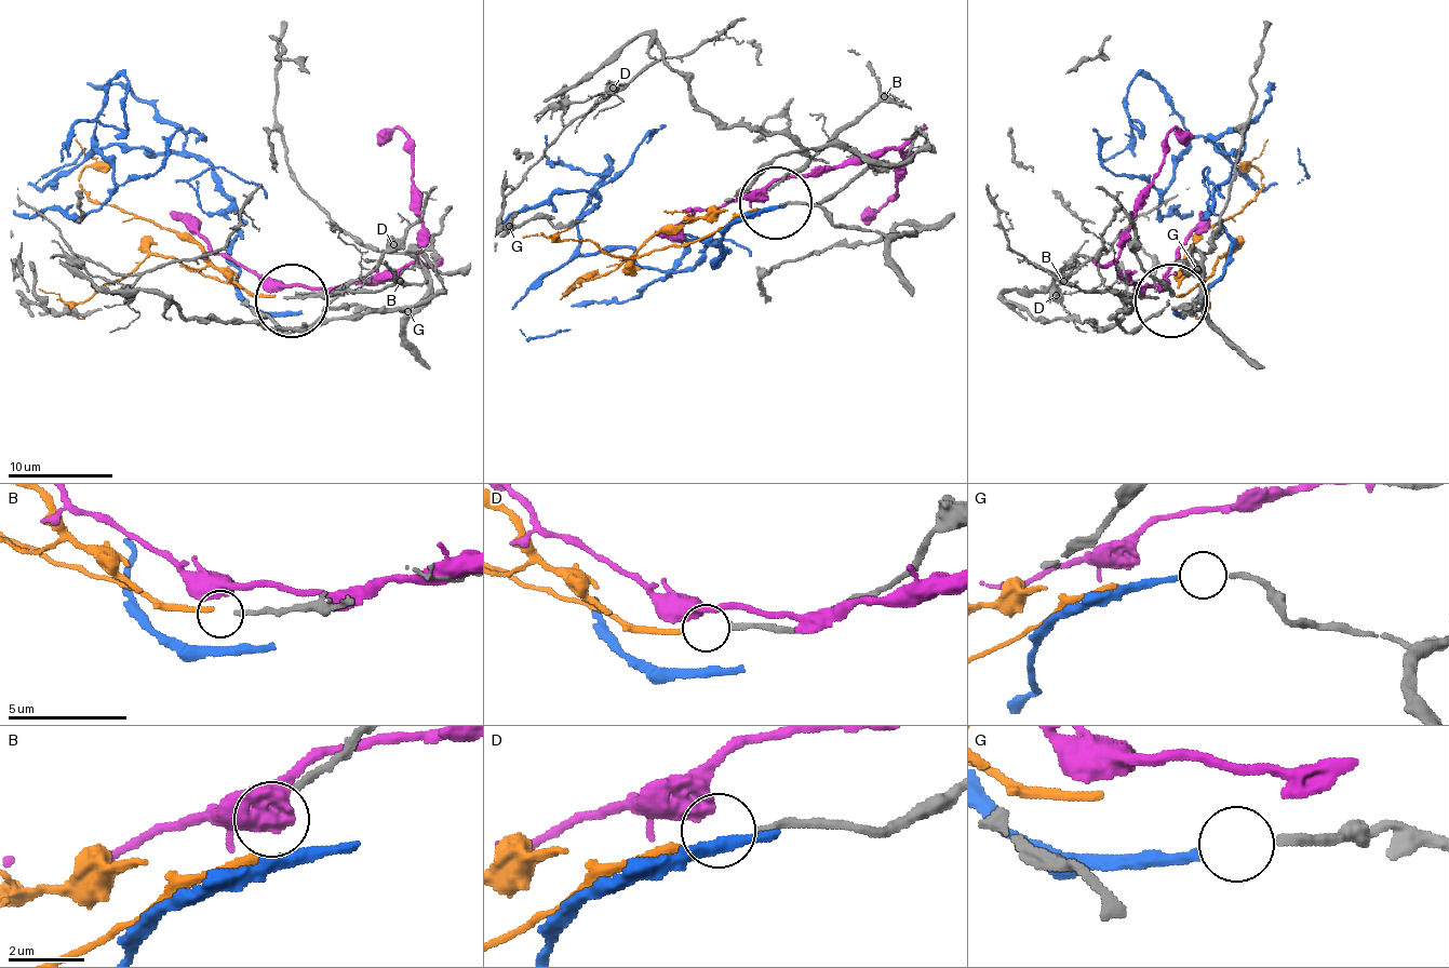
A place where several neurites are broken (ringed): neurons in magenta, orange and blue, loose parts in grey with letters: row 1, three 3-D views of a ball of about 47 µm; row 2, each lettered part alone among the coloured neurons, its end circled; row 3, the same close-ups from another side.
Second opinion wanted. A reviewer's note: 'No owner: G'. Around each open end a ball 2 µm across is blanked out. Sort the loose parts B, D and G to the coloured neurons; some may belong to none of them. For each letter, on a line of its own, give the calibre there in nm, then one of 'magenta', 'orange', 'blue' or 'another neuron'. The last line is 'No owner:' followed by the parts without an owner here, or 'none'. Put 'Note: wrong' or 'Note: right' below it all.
B: 190 nm | another neuron
D: 220 nm | orange
G: 240 nm | blue
No owner: B
Note: wrong

